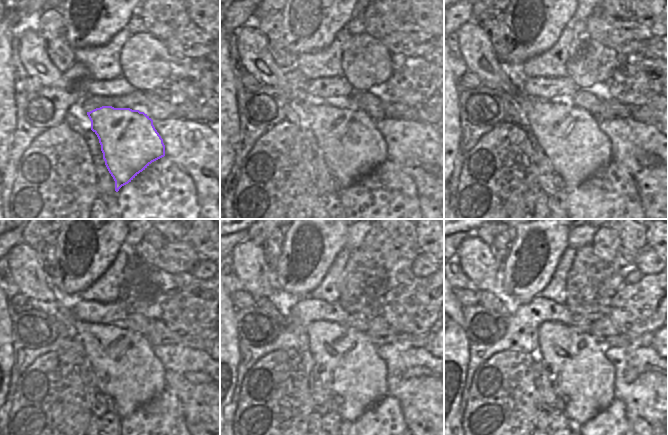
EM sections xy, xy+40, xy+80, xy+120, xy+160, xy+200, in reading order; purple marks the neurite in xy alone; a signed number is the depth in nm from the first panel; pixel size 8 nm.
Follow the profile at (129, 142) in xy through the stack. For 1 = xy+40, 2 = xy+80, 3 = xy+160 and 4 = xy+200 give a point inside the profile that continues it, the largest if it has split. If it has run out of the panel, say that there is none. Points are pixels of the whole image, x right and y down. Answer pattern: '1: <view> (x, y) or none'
1: xy+40 (352, 146)
2: xy+80 (570, 136)
3: xy+160 (350, 367)
4: xy+200 (581, 373)

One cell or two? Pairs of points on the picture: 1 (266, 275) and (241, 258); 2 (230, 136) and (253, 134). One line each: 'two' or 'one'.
1: one
2: two

